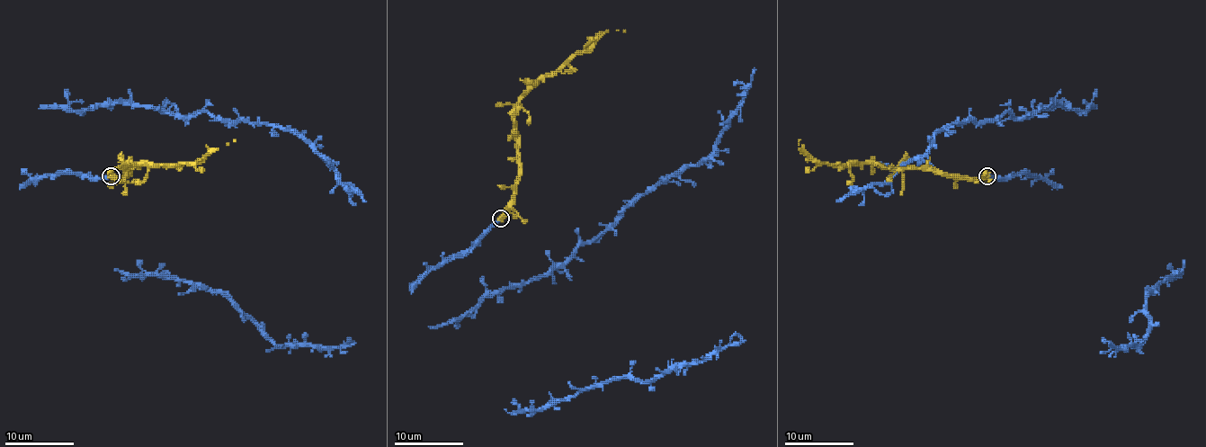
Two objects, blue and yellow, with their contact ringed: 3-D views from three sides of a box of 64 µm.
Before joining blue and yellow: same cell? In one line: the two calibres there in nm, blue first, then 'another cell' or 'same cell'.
400/600 nm | same cell

